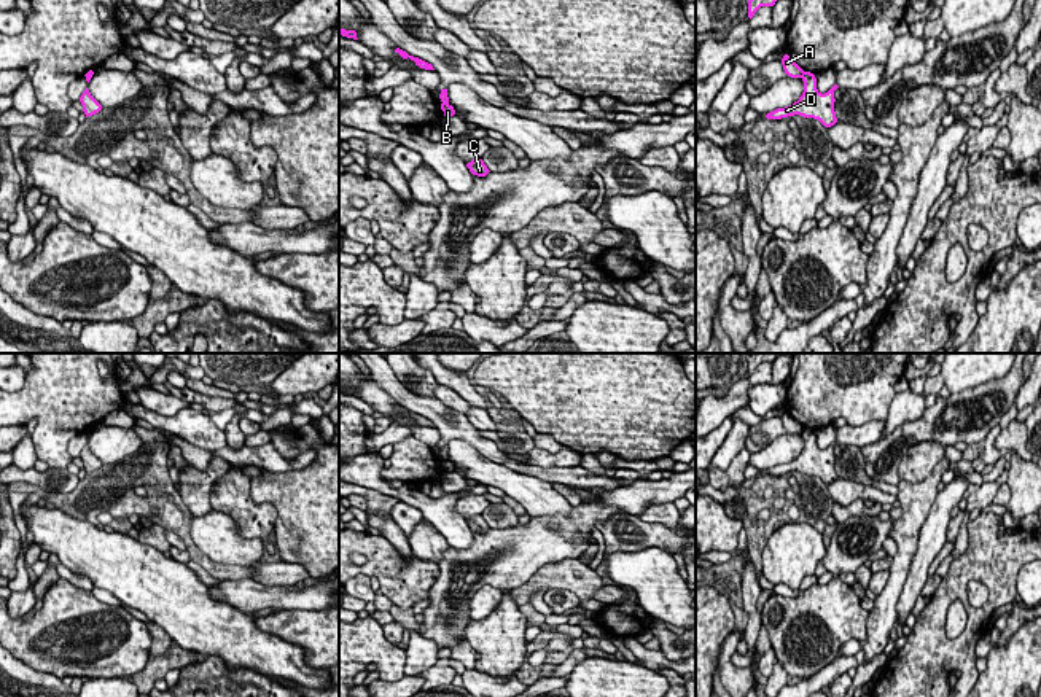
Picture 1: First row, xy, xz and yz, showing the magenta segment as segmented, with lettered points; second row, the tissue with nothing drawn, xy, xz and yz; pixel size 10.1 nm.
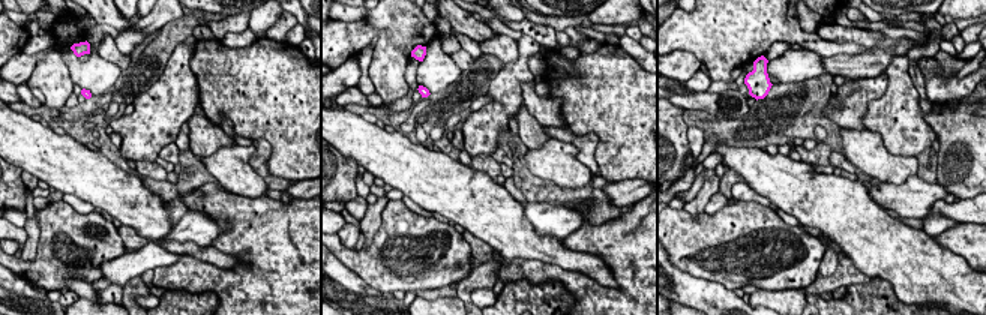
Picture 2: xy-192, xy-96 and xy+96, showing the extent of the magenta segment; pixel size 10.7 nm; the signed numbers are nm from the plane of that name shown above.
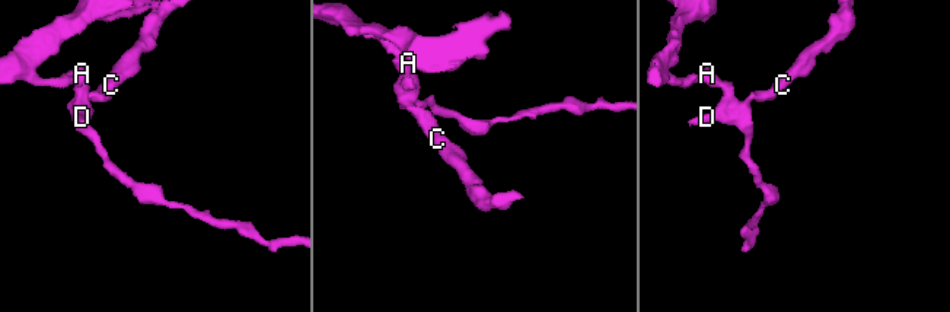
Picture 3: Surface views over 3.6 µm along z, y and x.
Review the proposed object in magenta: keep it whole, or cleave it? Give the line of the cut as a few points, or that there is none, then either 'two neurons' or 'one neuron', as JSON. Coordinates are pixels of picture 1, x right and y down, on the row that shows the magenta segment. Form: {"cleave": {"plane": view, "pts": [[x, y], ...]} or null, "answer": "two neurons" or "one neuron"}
{"cleave": {"plane": "yz", "pts": [[804, 72], [801, 77]]}, "answer": "two neurons"}

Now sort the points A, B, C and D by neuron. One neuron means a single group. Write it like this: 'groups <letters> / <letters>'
groups A / B C D

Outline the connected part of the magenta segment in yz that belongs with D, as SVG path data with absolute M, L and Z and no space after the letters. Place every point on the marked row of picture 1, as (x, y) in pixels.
M810 72L802 73L804 92L797 102L790 107L777 108L766 115L767 119L782 119L788 116L804 116L818 119L825 127L831 127L837 123L834 111L834 91L839 88L834 84L828 92L821 94L817 89L817 78Z

